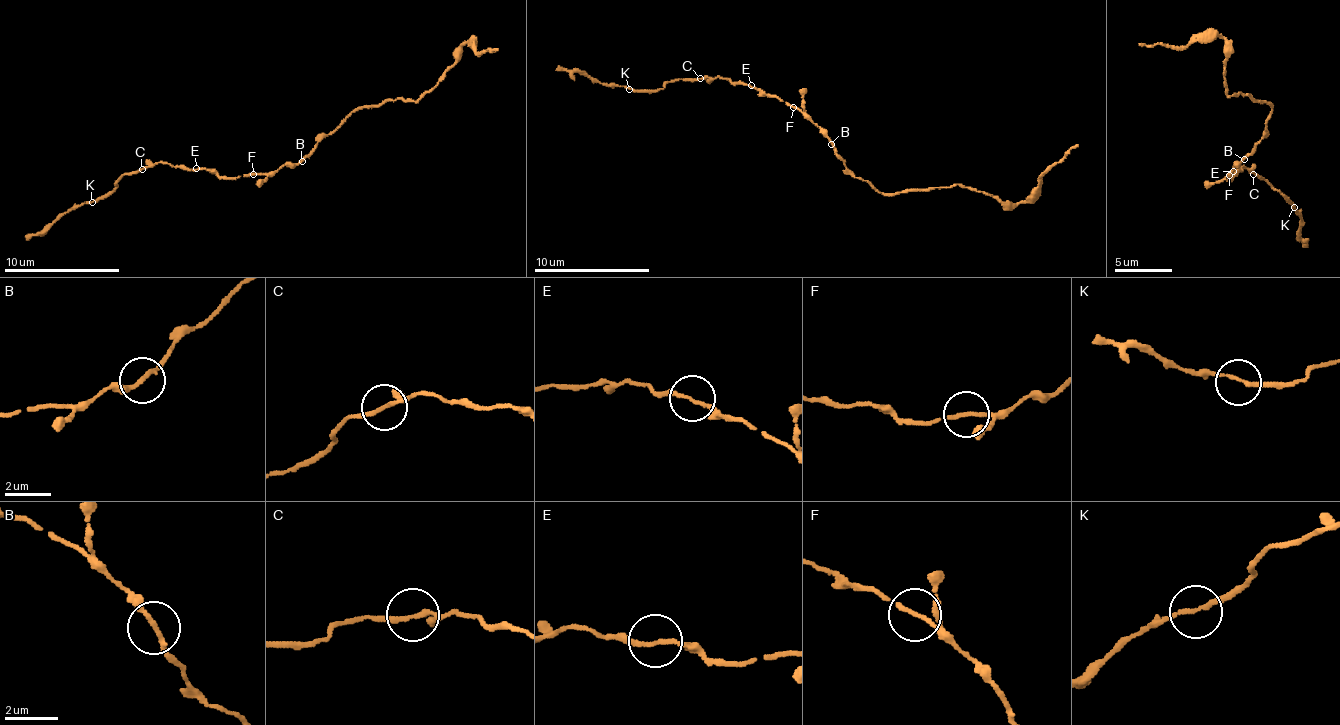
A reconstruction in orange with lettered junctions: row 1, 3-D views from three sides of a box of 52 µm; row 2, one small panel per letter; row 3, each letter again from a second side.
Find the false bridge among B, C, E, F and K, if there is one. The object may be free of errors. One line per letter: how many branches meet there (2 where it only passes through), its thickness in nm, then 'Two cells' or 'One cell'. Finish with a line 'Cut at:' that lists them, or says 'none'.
B: Branches: 2. Thickness 170 nm. One cell
C: Branches: 2. Thickness 190 nm. One cell
E: Branches: 2. Thickness 150 nm. One cell
F: Branches: 2. Thickness 140 nm. One cell
K: Branches: 2. Thickness 160 nm. One cell
Cut at: none

